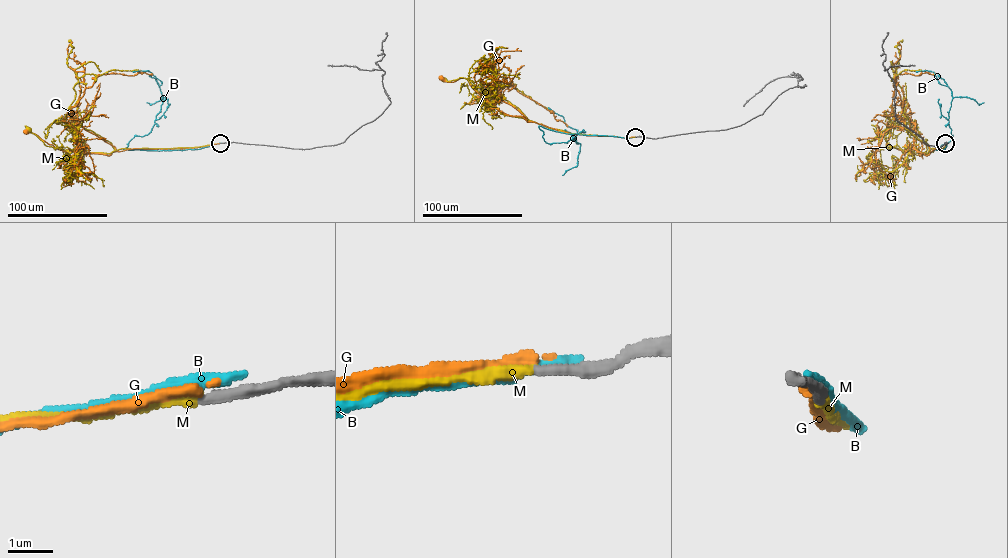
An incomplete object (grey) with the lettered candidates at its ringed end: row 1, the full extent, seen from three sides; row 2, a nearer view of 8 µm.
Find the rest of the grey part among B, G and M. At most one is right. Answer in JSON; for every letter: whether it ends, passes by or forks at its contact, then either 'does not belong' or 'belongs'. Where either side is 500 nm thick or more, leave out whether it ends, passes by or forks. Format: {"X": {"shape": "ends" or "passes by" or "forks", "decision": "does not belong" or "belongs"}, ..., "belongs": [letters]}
{"B": {"shape": "ends", "decision": "does not belong"}, "G": {"shape": "ends", "decision": "does not belong"}, "M": {"shape": "ends", "decision": "belongs"}, "belongs": ["M"]}

